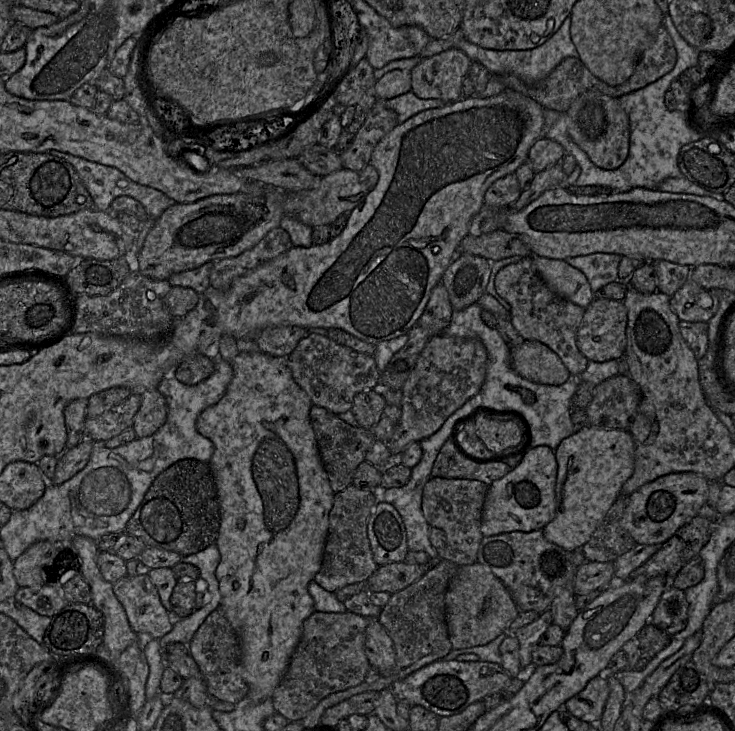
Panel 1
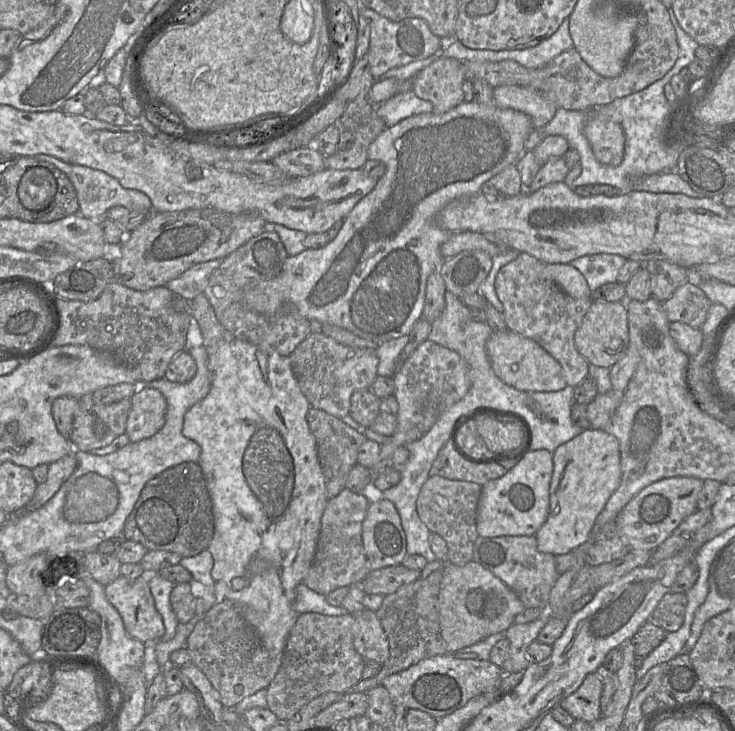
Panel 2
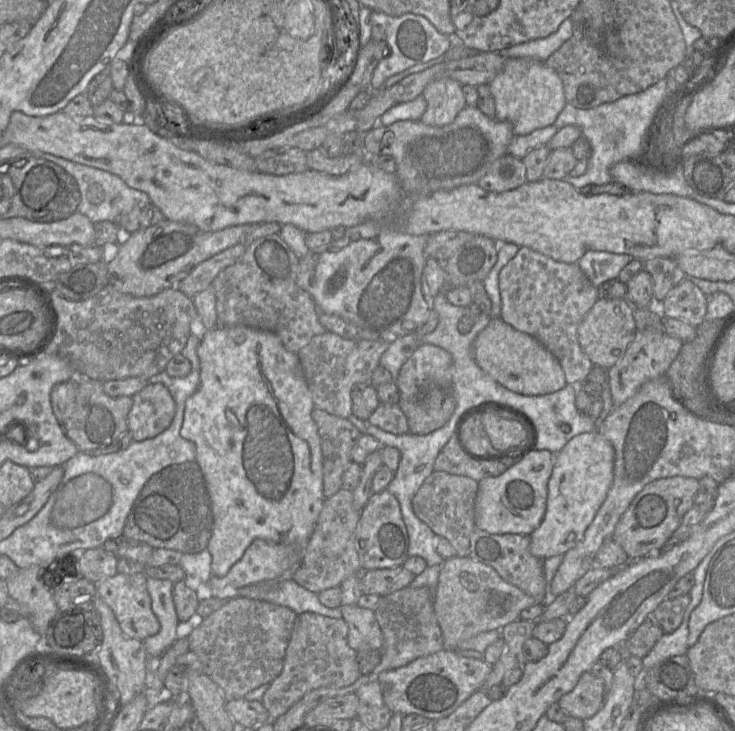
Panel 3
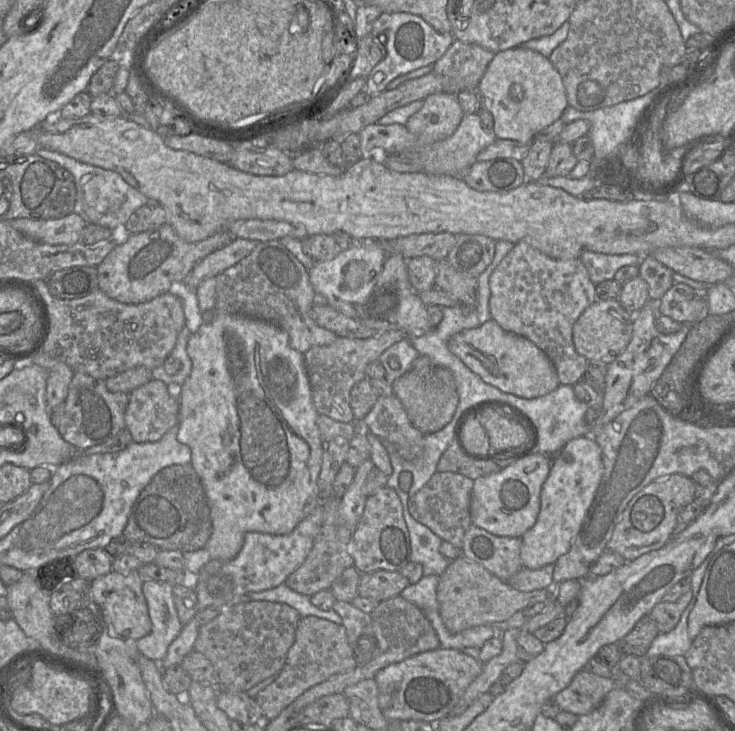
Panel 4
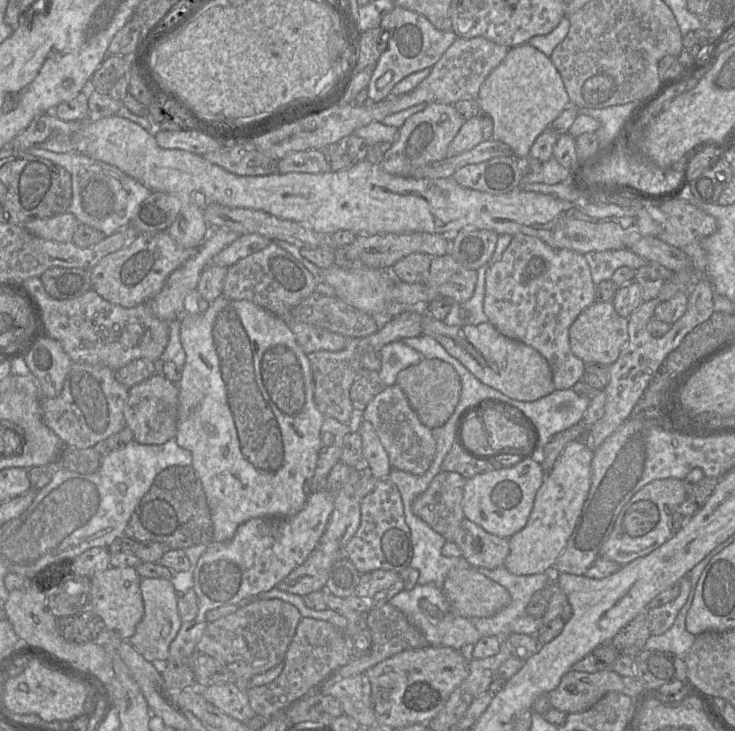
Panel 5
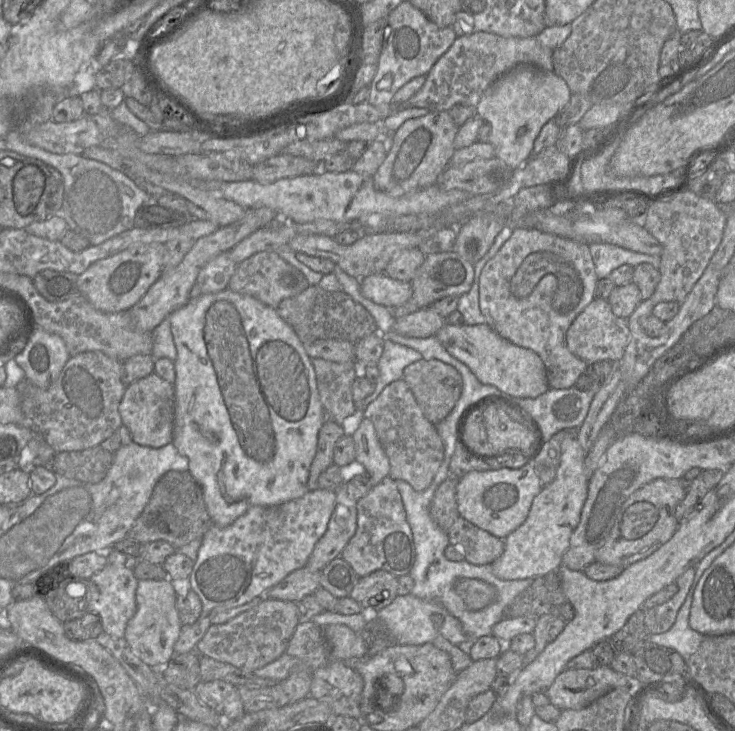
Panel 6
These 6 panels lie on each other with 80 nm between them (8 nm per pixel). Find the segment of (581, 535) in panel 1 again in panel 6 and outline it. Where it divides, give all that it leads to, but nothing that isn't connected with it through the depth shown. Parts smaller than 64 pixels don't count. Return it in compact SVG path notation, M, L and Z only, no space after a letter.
M567 436L561 444L561 457L555 479L533 499L524 523L504 539L504 551L492 564L492 572L501 580L535 579L556 571L562 565L562 556L569 547L570 537L577 527L581 510L587 499L588 479L584 473L585 451L575 436Z

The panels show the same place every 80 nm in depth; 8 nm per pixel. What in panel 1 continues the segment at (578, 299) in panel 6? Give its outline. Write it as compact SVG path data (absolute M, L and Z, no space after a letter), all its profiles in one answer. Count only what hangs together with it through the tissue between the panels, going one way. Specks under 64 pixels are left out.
M532 256L501 268L495 277L498 295L510 305L510 321L525 340L536 340L555 352L572 376L579 376L587 367L587 358L576 346L576 332L585 308L554 293L538 274Z

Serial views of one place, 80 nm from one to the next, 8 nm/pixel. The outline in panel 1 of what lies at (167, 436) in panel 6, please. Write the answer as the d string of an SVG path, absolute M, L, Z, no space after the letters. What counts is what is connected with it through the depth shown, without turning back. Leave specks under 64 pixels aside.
M157 389L133 392L141 392L142 402L134 417L132 428L137 438L149 437L167 420L166 399Z

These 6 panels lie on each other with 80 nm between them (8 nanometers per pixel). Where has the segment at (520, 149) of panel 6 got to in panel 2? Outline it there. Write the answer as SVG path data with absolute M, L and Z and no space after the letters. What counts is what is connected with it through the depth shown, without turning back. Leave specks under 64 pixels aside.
M516 85L493 87L494 103L502 109L513 109L528 115L534 130L542 130L552 120L558 107L539 92Z

